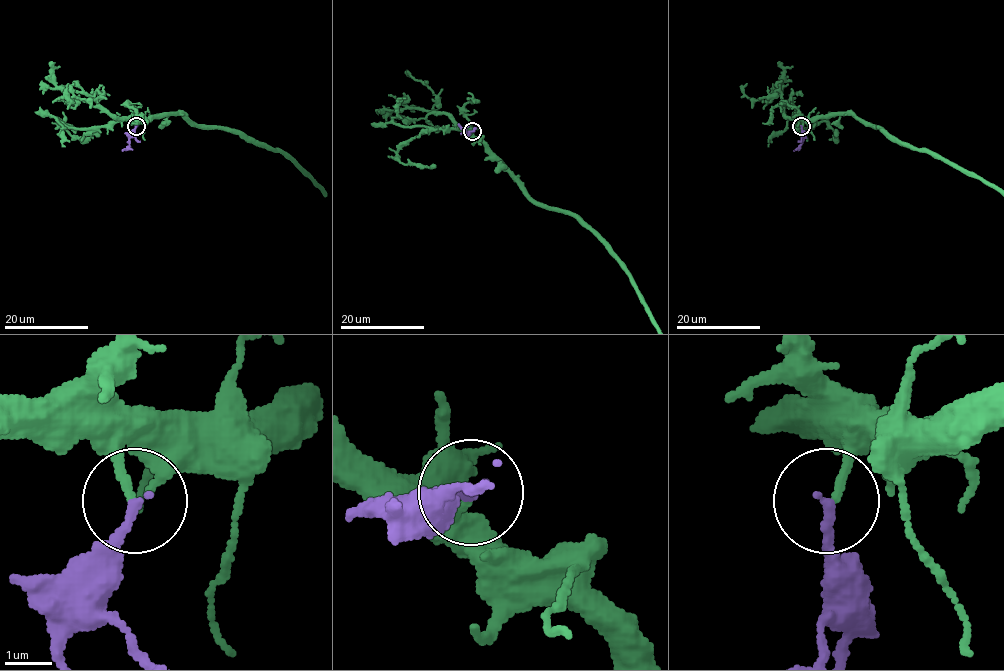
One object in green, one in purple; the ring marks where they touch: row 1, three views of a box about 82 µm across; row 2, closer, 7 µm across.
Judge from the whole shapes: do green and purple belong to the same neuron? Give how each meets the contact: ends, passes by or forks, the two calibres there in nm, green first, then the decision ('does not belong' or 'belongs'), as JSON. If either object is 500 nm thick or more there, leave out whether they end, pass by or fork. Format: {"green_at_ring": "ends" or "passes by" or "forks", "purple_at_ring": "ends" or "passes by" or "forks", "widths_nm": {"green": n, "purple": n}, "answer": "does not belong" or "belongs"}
{"green_at_ring": "ends", "purple_at_ring": "ends", "widths_nm": {"green": 170, "purple": 240}, "answer": "belongs"}

